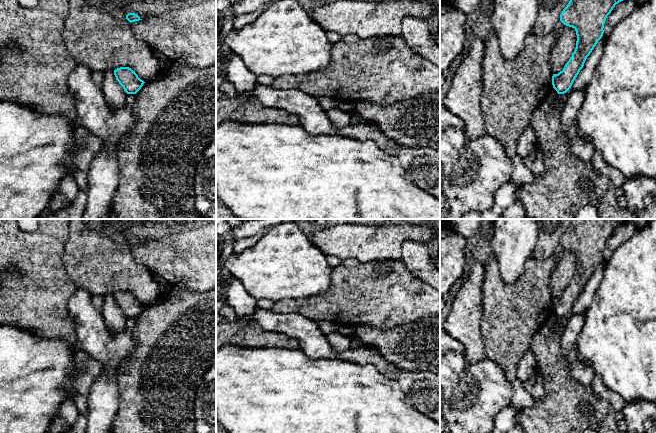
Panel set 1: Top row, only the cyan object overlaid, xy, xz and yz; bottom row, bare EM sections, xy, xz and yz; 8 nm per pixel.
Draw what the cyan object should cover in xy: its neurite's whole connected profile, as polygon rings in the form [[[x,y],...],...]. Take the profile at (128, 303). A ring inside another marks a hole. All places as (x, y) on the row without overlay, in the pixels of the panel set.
[[[129,291],[117,292],[114,294],[114,299],[127,318],[136,318],[145,307]]]

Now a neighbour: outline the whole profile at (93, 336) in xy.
[[[77,288],[68,301],[78,347],[100,361],[107,373],[118,373],[125,360],[136,348],[131,331],[124,329],[113,334],[106,326],[102,313],[92,305],[91,294]]]

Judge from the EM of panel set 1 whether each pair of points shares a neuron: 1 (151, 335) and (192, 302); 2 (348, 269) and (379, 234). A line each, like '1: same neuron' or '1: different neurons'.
1: same neuron
2: different neurons

